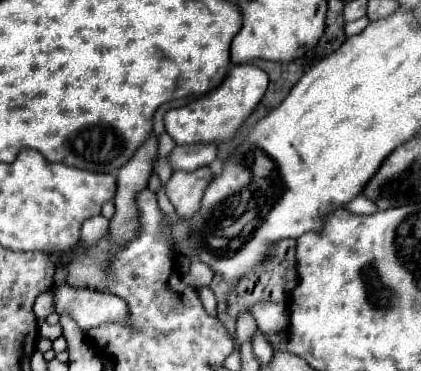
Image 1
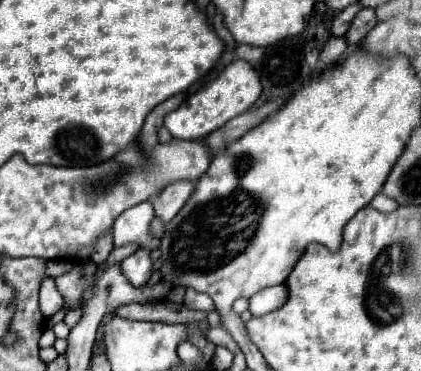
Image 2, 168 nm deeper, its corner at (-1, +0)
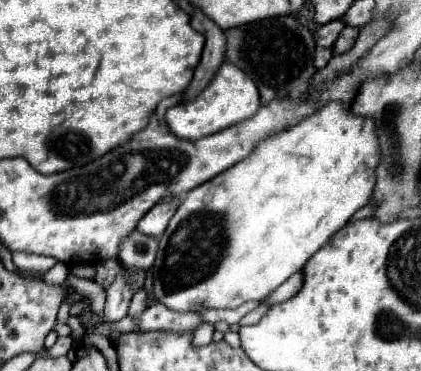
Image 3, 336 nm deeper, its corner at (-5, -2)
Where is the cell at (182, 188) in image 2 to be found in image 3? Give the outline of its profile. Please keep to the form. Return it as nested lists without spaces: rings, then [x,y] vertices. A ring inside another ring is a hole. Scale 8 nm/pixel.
[[[175,198],[173,202],[159,202],[155,204],[141,220],[139,220],[139,232],[145,236],[155,236],[159,238],[163,234],[163,230],[167,228],[167,222],[171,220],[171,214],[175,214],[179,206],[179,198]]]

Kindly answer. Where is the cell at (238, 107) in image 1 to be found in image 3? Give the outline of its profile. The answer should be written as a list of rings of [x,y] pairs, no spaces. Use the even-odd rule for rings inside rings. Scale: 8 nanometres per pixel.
[[[225,62],[217,70],[215,80],[211,80],[209,86],[197,98],[169,108],[165,114],[165,120],[177,138],[199,140],[255,116],[257,110],[259,110],[259,90],[251,80],[251,76],[239,70],[237,66],[231,66]]]

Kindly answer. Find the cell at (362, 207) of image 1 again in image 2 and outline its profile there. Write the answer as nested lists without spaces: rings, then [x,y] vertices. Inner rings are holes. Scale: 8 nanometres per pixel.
[[[377,194],[377,196],[369,202],[369,206],[375,208],[375,210],[379,210],[379,212],[391,212],[393,208],[397,208],[397,202],[391,200],[391,198],[387,198],[387,196],[383,196],[383,194]]]

